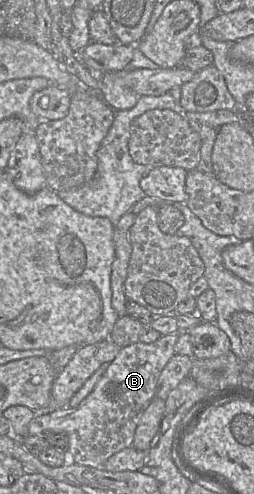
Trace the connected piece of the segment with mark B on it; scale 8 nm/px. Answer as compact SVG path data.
M179 333L161 335L155 342L136 342L120 349L91 393L76 408L64 407L49 413L36 413L28 427L28 435L46 433L66 433L69 438L68 461L90 467L102 467L105 461L122 449L131 447L137 425L153 398L155 397L159 376L175 354L174 346Z

